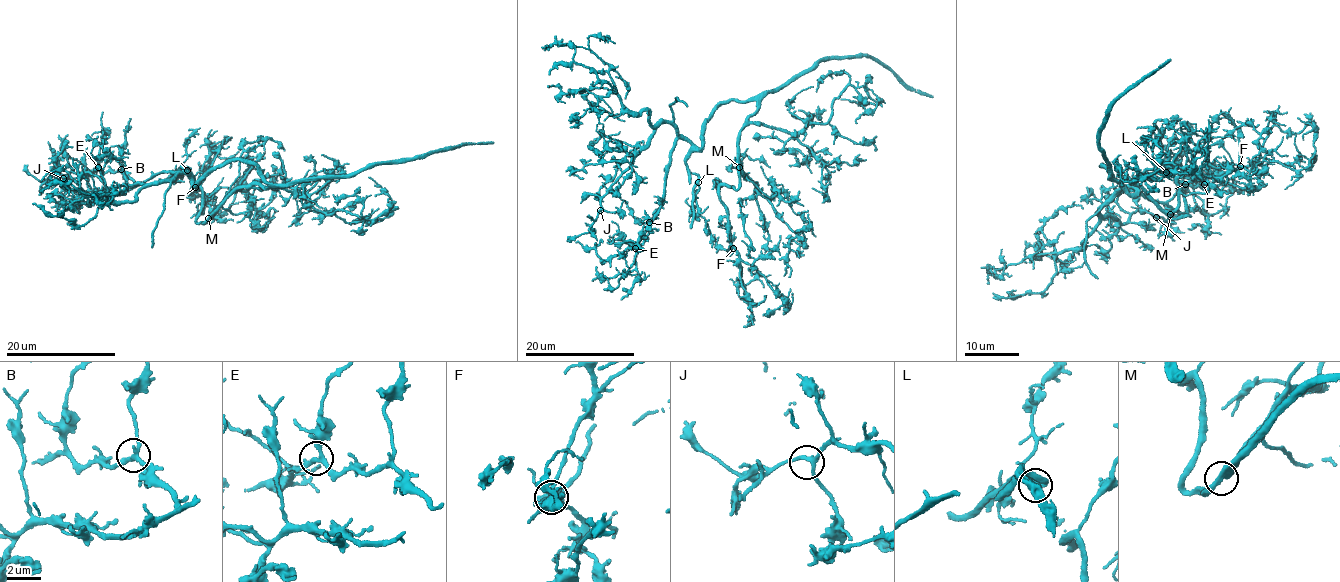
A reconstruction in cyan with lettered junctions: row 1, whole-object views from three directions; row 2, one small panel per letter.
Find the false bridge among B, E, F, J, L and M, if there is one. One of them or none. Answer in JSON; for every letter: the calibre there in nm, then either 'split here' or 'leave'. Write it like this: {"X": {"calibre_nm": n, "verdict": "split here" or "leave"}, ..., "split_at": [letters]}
{"B": {"calibre_nm": 240, "verdict": "leave"}, "E": {"calibre_nm": 240, "verdict": "leave"}, "F": {"calibre_nm": 280, "verdict": "leave"}, "J": {"calibre_nm": 200, "verdict": "leave"}, "L": {"calibre_nm": 240, "verdict": "leave"}, "M": {"calibre_nm": 360, "verdict": "leave"}, "split_at": []}

